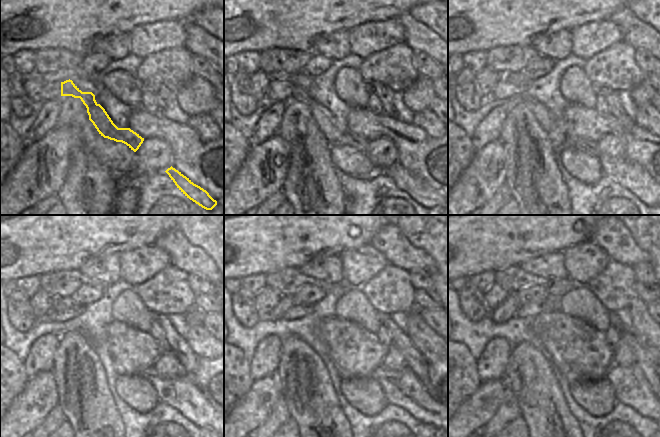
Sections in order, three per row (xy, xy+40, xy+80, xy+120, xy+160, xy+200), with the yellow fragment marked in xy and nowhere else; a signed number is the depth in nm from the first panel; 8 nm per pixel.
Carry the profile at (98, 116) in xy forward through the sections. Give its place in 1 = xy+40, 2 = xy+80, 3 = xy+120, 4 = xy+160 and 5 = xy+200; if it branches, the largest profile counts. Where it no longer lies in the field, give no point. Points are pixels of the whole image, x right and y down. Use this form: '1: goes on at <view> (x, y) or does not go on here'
1: goes on at xy+40 (335, 135)
2: goes on at xy+80 (633, 177)
3: goes on at xy+120 (180, 393)
4: goes on at xy+160 (402, 388)
5: goes on at xy+200 (631, 387)

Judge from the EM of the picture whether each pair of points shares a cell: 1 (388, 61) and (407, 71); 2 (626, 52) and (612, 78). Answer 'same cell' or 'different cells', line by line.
1: same cell
2: same cell

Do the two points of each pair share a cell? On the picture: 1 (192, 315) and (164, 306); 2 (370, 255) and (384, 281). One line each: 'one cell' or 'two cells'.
1: two cells
2: two cells

